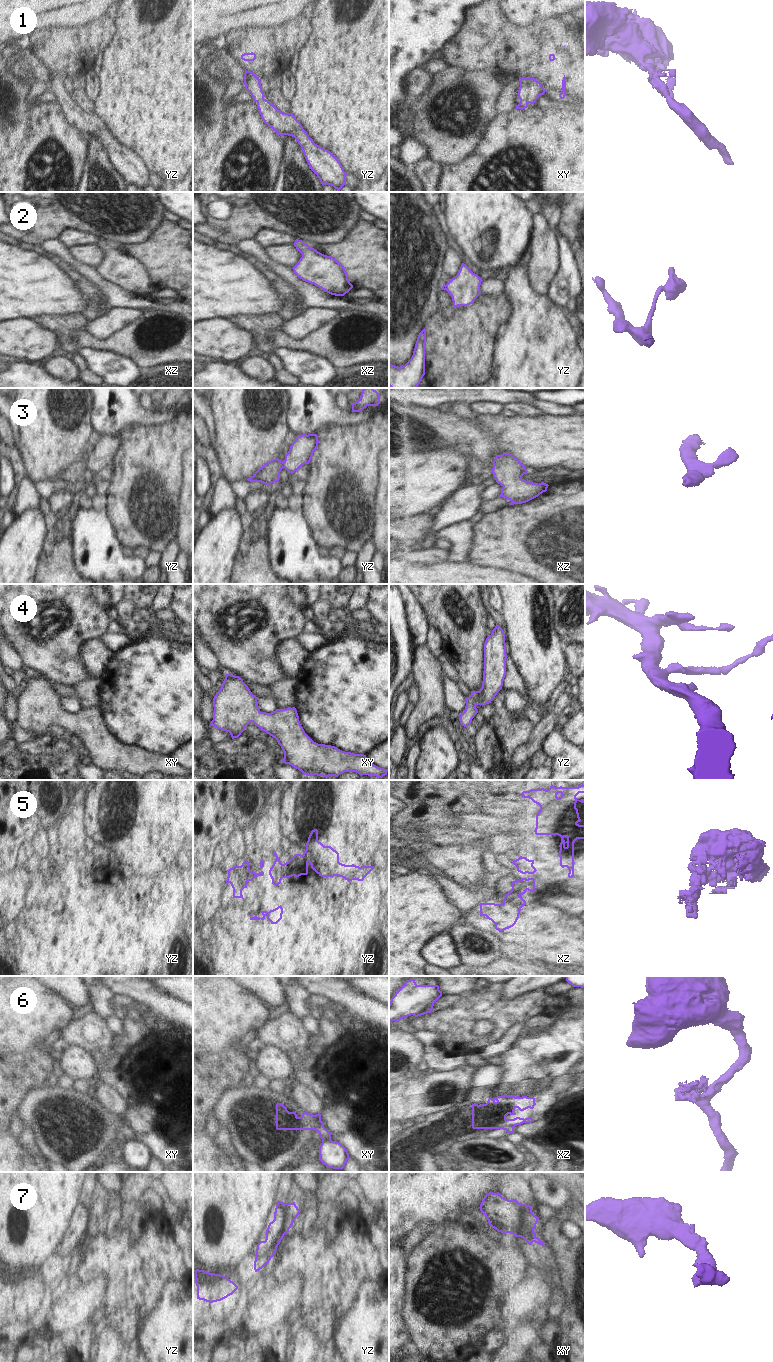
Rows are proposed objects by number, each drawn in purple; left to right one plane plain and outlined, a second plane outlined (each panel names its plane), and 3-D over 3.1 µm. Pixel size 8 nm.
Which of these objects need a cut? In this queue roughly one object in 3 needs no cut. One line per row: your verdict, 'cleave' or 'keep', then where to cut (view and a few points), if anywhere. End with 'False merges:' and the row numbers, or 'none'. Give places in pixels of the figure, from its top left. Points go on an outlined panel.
1: keep; cut none
2: keep; cut none
3: keep; cut none
4: keep; cut none
5: cleave; cut xz (512, 889), (519, 895)
6: cleave; cut xy (323, 1126), (318, 1126), (315, 1129)
7: keep; cut none
False merges: 5, 6

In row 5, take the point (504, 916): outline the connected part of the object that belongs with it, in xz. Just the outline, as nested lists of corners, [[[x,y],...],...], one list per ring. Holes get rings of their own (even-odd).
[[[509,891],[503,899],[502,904],[480,903],[480,916],[486,916],[495,924],[495,929],[502,932],[513,927],[526,901],[516,893]]]

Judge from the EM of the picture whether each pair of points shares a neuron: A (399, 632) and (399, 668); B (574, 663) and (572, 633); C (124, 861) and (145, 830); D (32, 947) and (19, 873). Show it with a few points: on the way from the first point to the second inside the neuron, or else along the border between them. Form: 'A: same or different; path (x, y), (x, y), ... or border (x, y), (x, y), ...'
A: same; path (399, 641), (399, 659)
B: different; border (574, 642), (565, 645)
C: same; path (132, 853), (142, 838)
D: different; border (30, 884), (22, 910), (12, 919)

